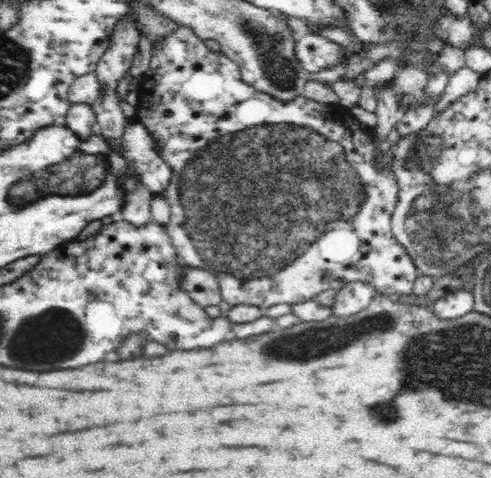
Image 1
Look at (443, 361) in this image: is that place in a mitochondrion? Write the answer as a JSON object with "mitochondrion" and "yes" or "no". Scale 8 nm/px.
{"mitochondrion":"yes"}

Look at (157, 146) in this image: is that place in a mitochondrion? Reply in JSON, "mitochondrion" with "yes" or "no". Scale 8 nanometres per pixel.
{"mitochondrion":"no"}

